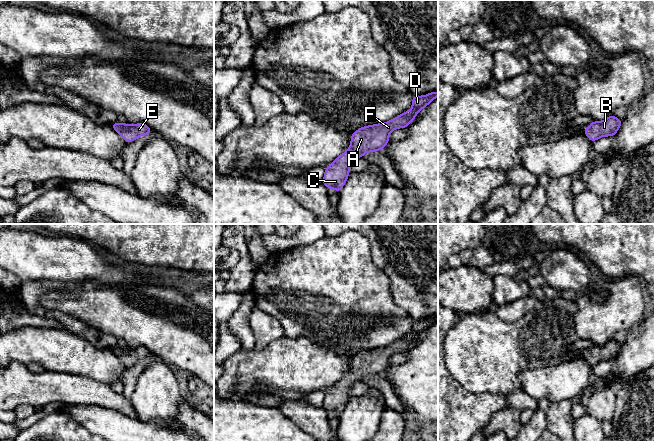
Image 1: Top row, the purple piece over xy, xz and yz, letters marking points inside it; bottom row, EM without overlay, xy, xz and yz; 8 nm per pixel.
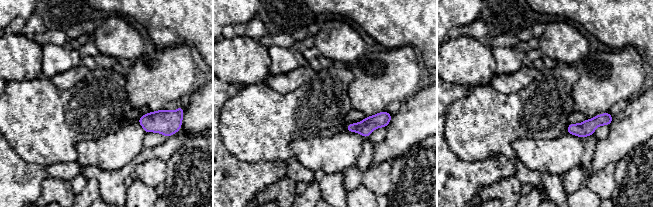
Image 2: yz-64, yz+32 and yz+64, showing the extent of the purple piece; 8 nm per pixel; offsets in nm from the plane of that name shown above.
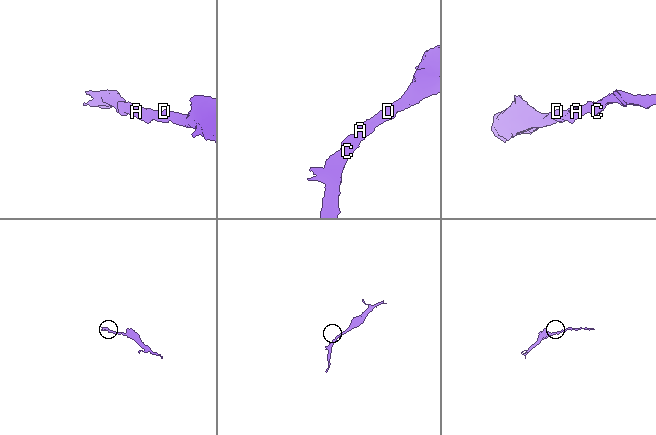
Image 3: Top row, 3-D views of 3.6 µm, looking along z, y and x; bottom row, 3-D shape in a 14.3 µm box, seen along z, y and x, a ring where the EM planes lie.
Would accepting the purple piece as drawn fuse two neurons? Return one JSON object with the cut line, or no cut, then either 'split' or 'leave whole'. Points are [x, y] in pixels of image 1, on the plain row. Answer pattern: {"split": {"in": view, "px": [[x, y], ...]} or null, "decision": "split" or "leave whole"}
{"split": null, "decision": "leave whole"}

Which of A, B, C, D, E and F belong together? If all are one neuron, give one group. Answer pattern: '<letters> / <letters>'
A B C D E F

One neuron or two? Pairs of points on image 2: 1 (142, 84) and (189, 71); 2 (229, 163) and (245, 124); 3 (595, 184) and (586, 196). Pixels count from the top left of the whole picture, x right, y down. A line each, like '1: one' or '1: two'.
1: one
2: two
3: two

